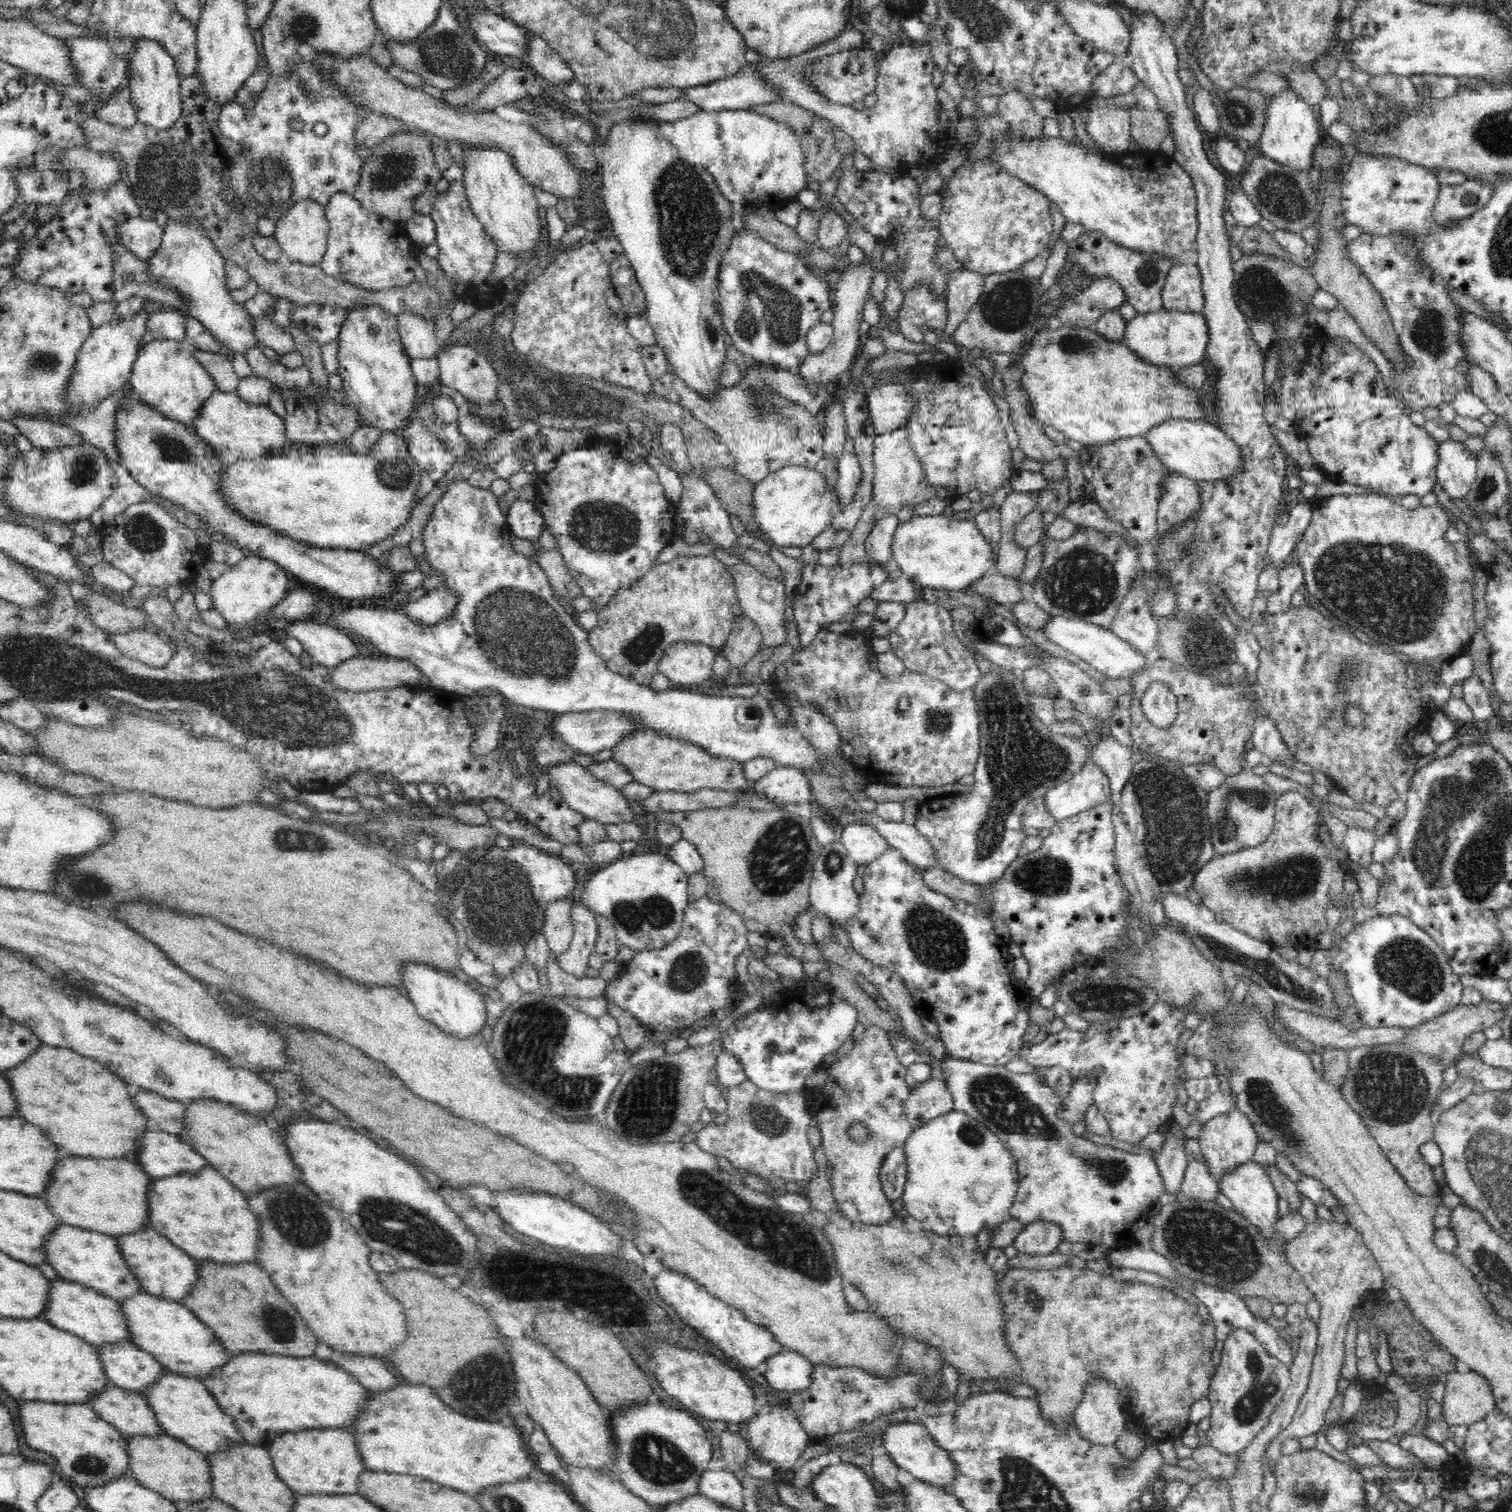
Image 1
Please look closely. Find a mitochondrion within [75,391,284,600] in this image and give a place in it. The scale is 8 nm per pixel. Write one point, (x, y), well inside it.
(142, 532)

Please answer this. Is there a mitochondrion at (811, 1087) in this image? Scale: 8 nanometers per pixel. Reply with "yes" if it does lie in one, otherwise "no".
no

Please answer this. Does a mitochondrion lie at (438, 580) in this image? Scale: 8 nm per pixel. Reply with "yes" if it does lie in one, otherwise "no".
no

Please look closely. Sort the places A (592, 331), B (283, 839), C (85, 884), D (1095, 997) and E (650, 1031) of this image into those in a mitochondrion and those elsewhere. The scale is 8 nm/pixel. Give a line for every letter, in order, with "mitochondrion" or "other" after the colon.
A: other
B: mitochondrion
C: mitochondrion
D: mitochondrion
E: other

